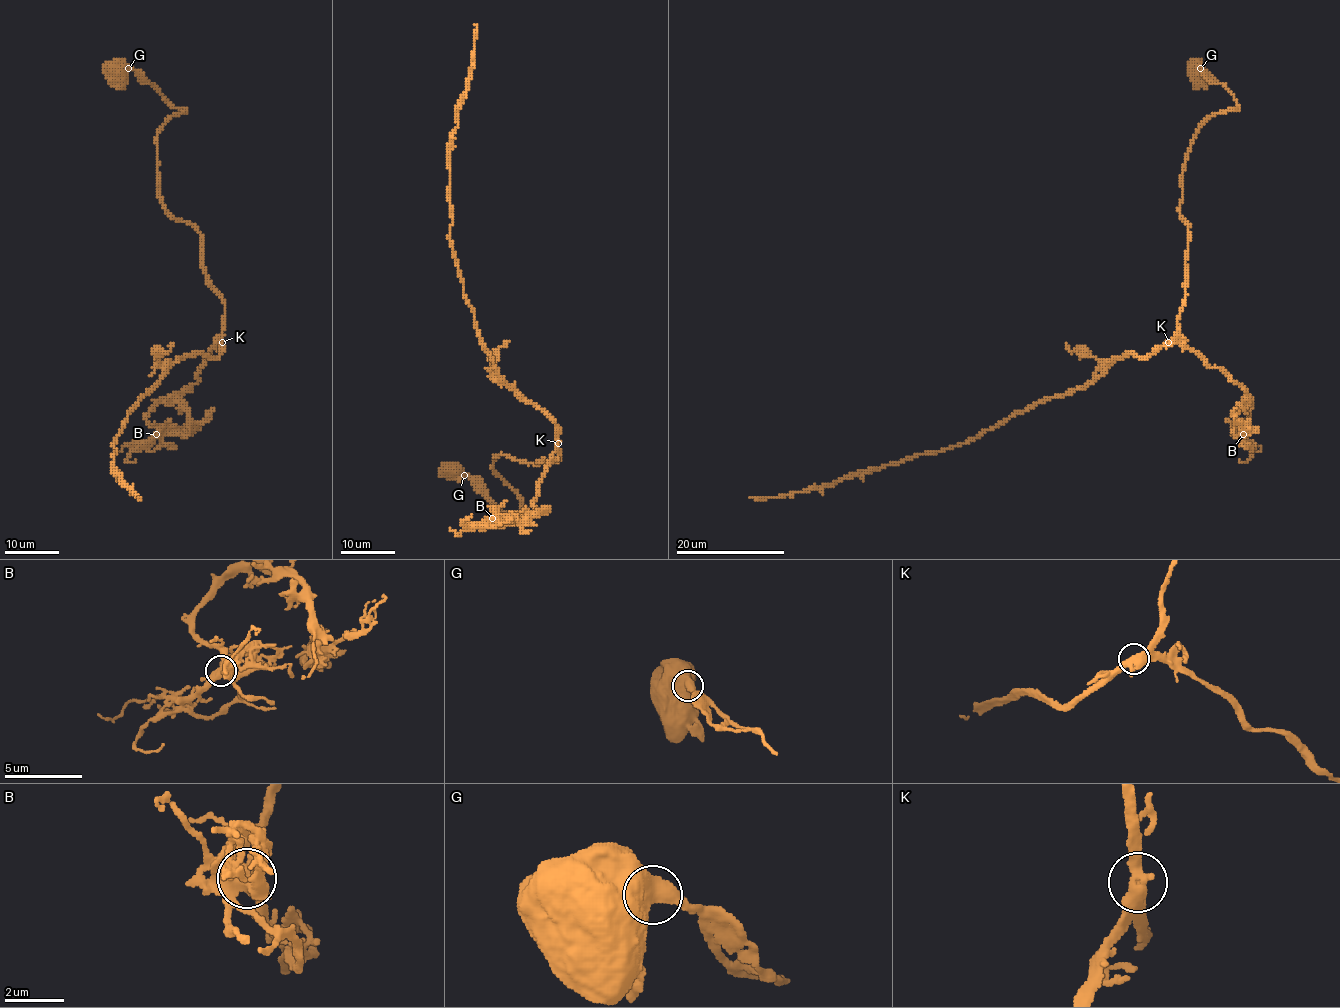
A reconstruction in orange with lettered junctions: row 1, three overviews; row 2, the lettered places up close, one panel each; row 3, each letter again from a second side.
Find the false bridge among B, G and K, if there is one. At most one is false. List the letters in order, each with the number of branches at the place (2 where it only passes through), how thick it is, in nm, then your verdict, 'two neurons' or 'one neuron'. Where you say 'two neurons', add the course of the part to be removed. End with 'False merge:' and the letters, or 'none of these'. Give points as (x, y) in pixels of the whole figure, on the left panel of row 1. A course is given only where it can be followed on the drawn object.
B: 3 | 480 nm | one neuron
G: 2 | 650 nm | one neuron
K: 2 | 550 nm | one neuron
False merge: none of these

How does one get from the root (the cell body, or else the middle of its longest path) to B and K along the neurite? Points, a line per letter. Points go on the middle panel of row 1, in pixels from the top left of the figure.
B: (453, 470), (517, 512), (494, 457), (538, 463), (559, 451), (533, 511), (483, 523), (492, 518)
K: (453, 470), (467, 476), (502, 511), (517, 512), (521, 499), (492, 470), (494, 457), (557, 461), (557, 443)

